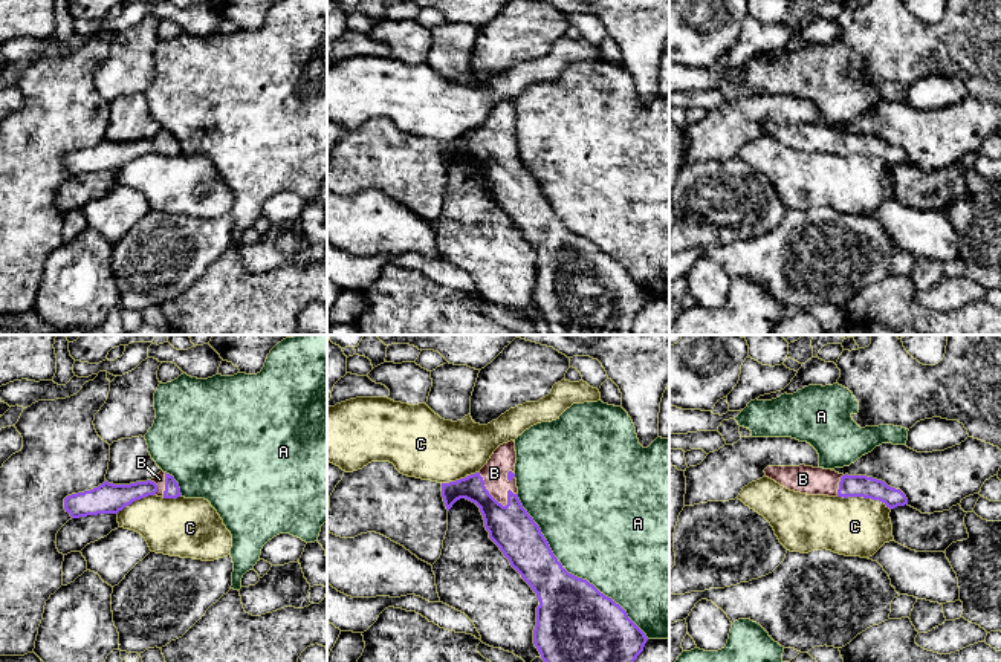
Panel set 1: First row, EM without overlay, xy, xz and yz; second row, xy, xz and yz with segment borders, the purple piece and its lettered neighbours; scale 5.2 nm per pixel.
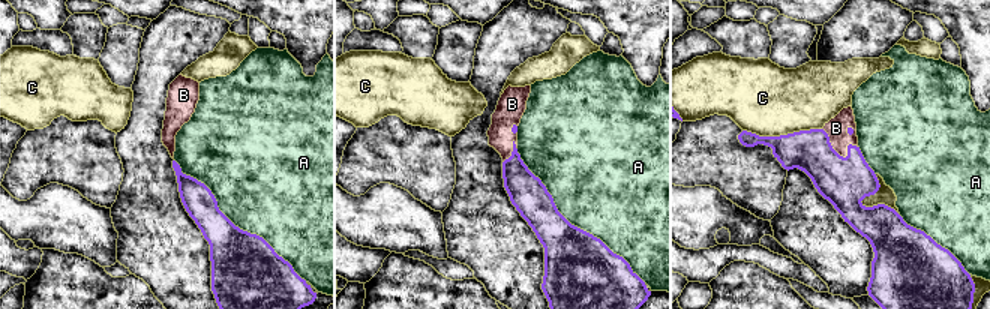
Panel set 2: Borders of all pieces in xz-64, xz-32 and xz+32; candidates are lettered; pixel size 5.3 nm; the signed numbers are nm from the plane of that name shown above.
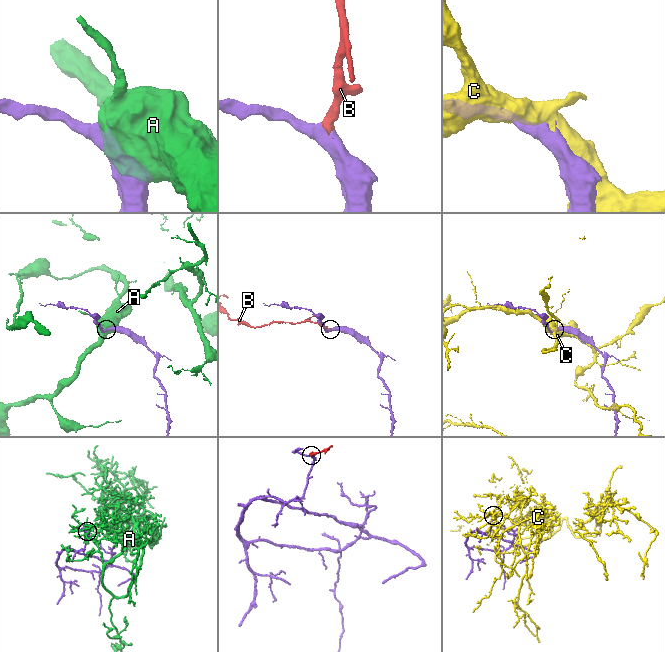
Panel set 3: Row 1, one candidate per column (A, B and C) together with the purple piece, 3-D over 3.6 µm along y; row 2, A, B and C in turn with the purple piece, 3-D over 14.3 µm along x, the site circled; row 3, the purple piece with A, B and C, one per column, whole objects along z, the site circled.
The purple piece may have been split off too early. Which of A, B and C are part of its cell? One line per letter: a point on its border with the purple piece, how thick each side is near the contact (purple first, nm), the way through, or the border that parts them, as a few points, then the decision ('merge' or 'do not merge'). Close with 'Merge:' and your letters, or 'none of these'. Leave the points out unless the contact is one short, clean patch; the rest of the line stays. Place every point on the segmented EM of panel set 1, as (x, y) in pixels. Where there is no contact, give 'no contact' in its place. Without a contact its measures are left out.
A: contact xz (567, 572); calibres 400 and 480 nm; do not merge
B: contact xz (497, 502); calibres 240 and 140 nm; way xz (511, 528), (497, 502), (494, 473); merge
C: contact yz (864, 497); calibres 110 and 320 nm; do not merge
Merge: B

